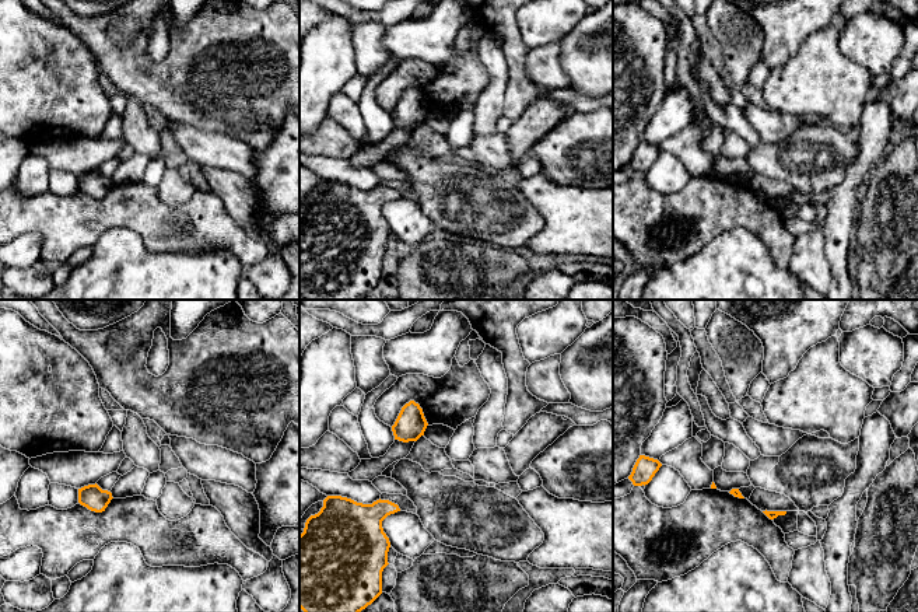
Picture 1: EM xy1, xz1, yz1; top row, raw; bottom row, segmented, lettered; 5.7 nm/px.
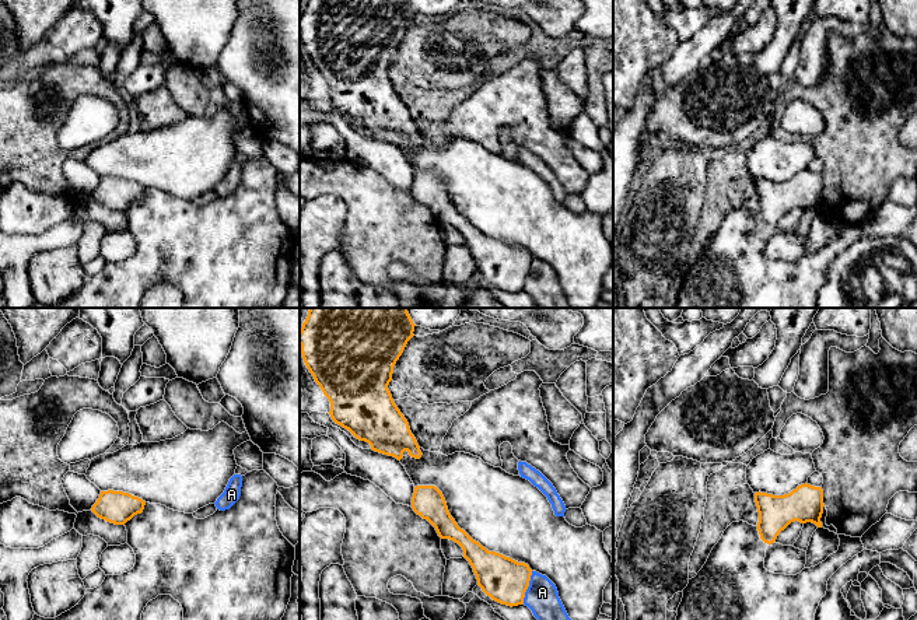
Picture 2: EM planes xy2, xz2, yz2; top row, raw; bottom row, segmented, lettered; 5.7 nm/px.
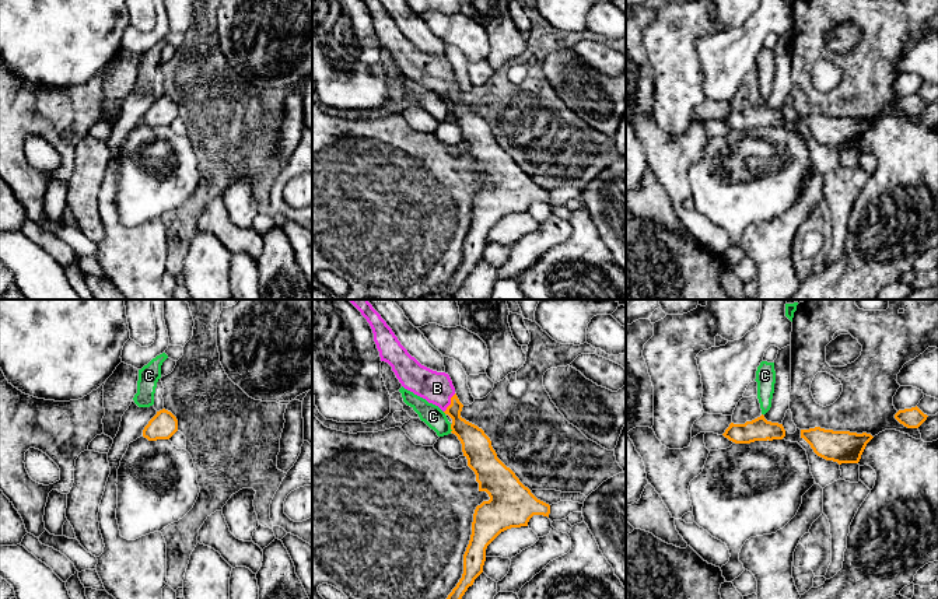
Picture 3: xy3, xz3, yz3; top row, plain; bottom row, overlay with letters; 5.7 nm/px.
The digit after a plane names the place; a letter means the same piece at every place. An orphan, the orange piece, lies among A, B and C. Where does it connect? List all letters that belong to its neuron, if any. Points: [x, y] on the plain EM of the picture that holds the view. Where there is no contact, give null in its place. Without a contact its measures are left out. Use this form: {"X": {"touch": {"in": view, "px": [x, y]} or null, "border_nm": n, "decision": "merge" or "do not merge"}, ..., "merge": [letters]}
{"A": {"touch": {"in": "xz2", "px": [527, 275]}, "border_nm": 200, "decision": "do not merge"}, "B": {"touch": {"in": "xz3", "px": [451, 90]}, "border_nm": 130, "decision": "merge"}, "C": {"touch": {"in": "xz3", "px": [451, 115]}, "border_nm": 50, "decision": "do not merge"}, "merge": ["B"]}

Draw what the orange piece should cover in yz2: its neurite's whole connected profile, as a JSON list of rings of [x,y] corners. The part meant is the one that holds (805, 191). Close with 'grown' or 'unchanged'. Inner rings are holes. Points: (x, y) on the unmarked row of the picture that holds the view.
[[[808,169],[798,172],[788,181],[773,182],[755,179],[755,189],[759,199],[757,217],[760,225],[771,231],[781,217],[791,209],[812,209],[822,214],[823,176]]] | unchanged

